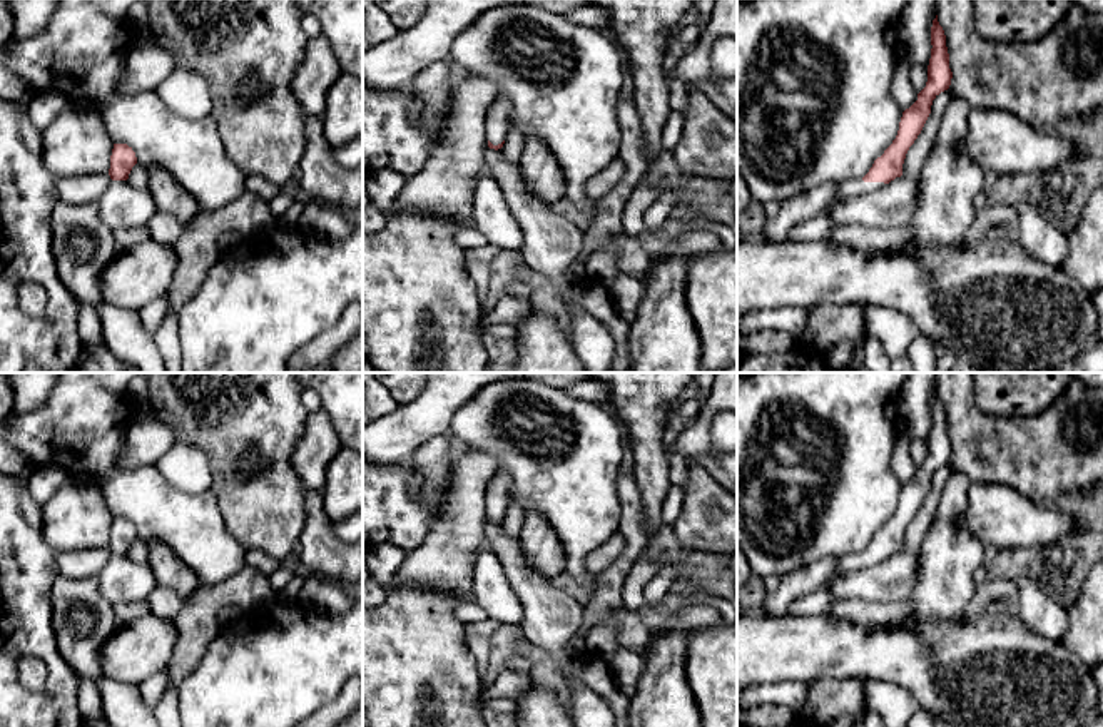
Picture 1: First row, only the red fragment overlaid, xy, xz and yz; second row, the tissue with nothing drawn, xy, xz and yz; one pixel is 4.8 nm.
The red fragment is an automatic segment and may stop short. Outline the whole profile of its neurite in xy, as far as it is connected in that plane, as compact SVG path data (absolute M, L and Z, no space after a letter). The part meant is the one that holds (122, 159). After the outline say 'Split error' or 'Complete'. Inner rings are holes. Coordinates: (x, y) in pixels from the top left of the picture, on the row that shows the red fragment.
M114 144L109 175L112 180L127 180L137 164L135 152L127 144Z. Complete

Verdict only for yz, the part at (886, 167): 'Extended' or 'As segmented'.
Extended

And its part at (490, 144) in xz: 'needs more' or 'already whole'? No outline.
needs more

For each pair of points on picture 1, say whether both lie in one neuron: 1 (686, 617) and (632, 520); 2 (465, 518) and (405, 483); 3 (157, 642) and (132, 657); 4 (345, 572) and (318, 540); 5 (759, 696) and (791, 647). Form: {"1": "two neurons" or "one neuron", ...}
{"1": "two neurons", "2": "two neurons", "3": "one neuron", "4": "one neuron", "5": "two neurons"}

